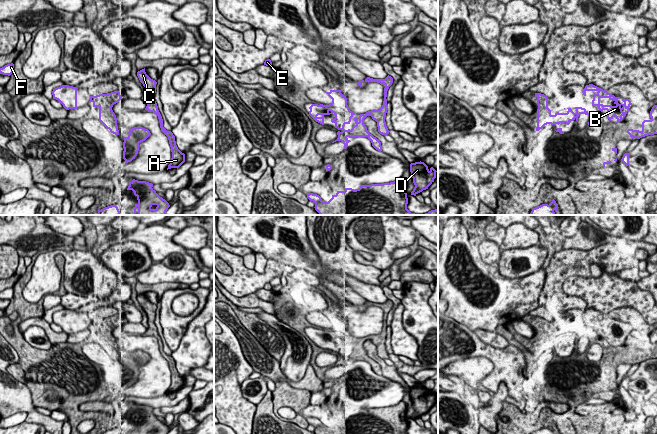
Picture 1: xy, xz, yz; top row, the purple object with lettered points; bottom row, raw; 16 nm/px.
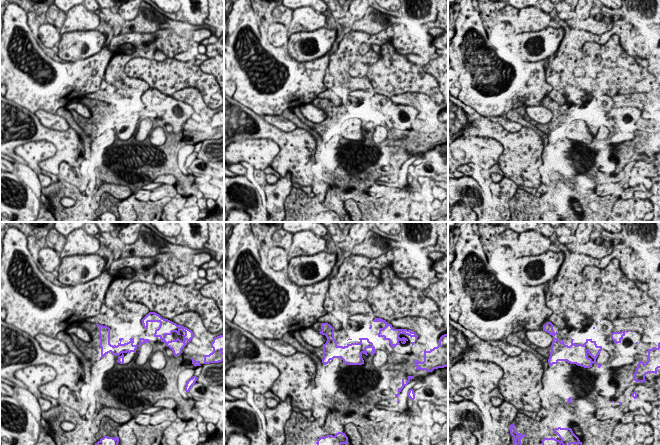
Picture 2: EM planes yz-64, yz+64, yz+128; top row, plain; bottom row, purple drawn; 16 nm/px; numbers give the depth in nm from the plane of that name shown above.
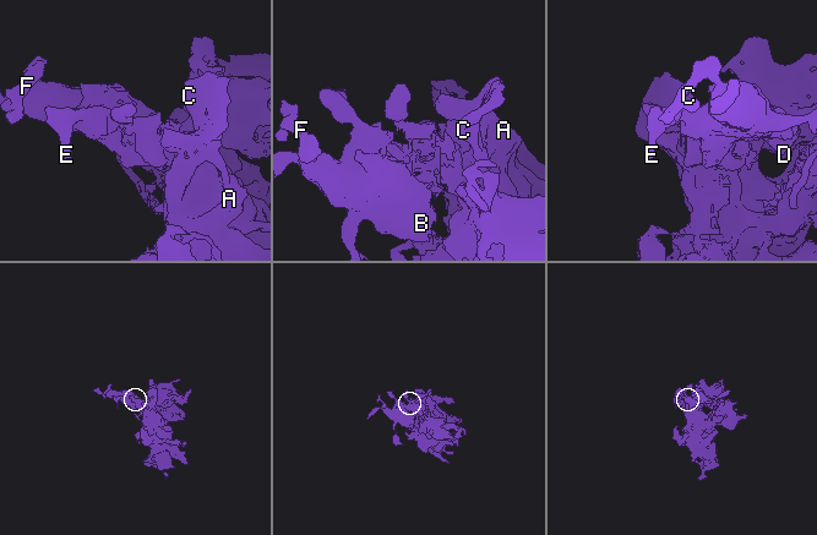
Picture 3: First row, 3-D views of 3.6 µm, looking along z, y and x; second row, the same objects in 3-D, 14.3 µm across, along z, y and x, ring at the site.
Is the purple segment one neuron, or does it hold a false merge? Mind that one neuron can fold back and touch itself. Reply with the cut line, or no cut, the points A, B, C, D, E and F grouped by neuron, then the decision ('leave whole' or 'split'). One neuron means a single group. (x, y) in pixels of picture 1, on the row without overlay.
cut in xy along (107, 334), (107, 344), (118, 357); A C D / B E F; split

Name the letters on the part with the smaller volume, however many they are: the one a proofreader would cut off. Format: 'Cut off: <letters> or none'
Cut off: B, E, F

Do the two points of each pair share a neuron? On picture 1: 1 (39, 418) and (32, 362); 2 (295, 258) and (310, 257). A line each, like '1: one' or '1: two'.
1: two
2: one

